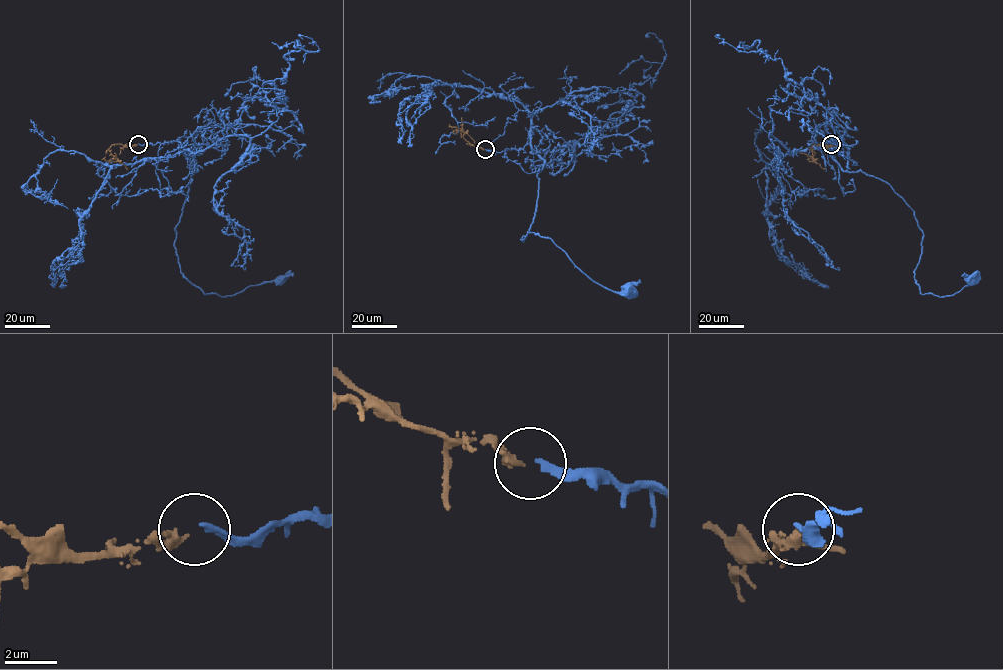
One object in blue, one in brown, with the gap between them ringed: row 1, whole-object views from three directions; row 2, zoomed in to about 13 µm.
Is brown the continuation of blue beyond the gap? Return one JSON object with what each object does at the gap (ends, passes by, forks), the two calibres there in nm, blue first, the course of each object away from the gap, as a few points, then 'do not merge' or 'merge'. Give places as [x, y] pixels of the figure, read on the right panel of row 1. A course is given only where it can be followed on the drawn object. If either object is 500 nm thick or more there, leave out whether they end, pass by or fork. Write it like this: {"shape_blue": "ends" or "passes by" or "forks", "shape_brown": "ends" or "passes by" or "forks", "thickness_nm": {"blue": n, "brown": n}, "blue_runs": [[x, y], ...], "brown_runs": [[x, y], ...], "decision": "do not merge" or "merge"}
{"shape_blue": "ends", "shape_brown": "ends", "thickness_nm": {"blue": 220, "brown": 300}, "blue_runs": [[831, 144], [818, 147], [844, 171], [881, 178], [914, 212], [922, 294], [951, 296], [972, 280]], "brown_runs": [[832, 144], [813, 144], [813, 161], [809, 161], [810, 156]], "decision": "merge"}

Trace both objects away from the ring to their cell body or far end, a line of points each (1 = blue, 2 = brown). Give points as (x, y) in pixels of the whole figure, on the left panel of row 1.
1: (138, 144), (177, 141), (197, 170), (190, 170), (175, 228), (176, 255), (190, 282), (221, 296), (279, 280)
2: (137, 144), (112, 144), (109, 151), (117, 160), (107, 161), (105, 156)

